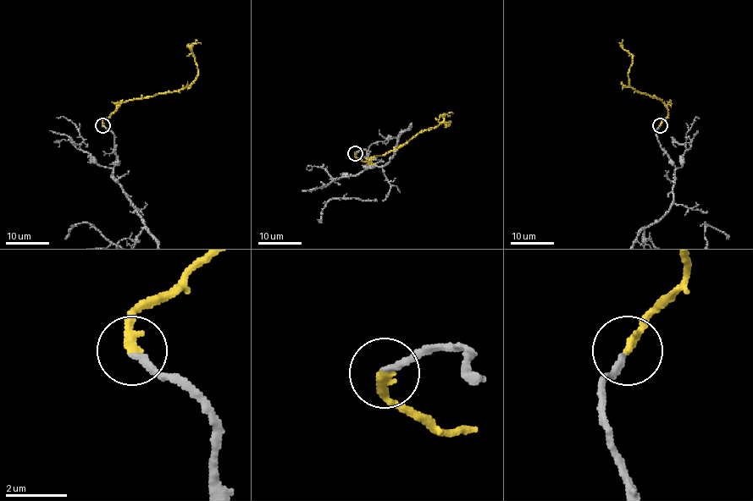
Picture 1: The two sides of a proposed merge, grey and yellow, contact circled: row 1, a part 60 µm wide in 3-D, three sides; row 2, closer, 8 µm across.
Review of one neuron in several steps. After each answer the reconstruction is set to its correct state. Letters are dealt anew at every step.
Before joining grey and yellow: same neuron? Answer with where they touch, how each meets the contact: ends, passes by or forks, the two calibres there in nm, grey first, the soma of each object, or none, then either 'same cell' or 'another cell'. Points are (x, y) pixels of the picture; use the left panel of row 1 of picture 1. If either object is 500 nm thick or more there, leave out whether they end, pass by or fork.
at (102, 125); grey ends there; yellow ends there; 220 nm thick on the grey side, 320 nm on the other; no cell body on grey; no cell body on yellow; same cell

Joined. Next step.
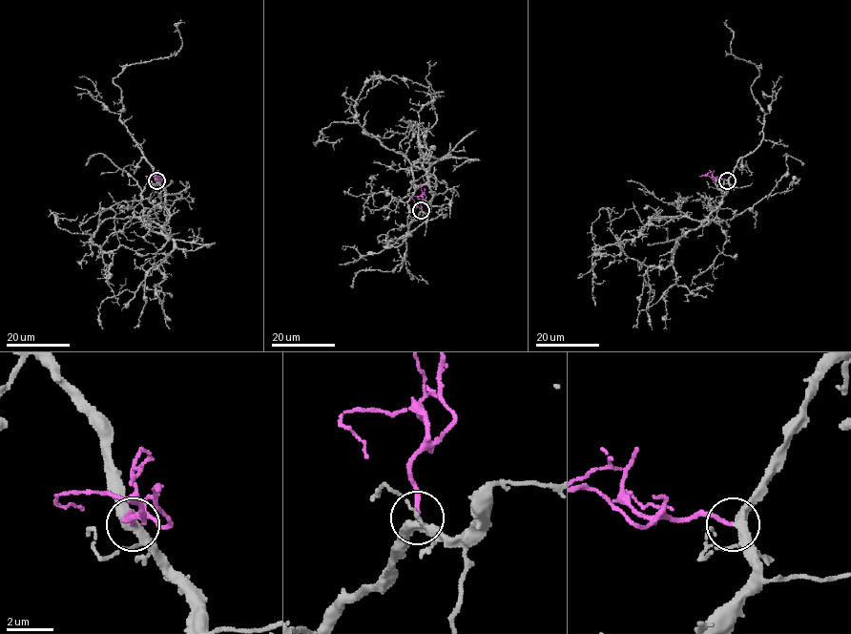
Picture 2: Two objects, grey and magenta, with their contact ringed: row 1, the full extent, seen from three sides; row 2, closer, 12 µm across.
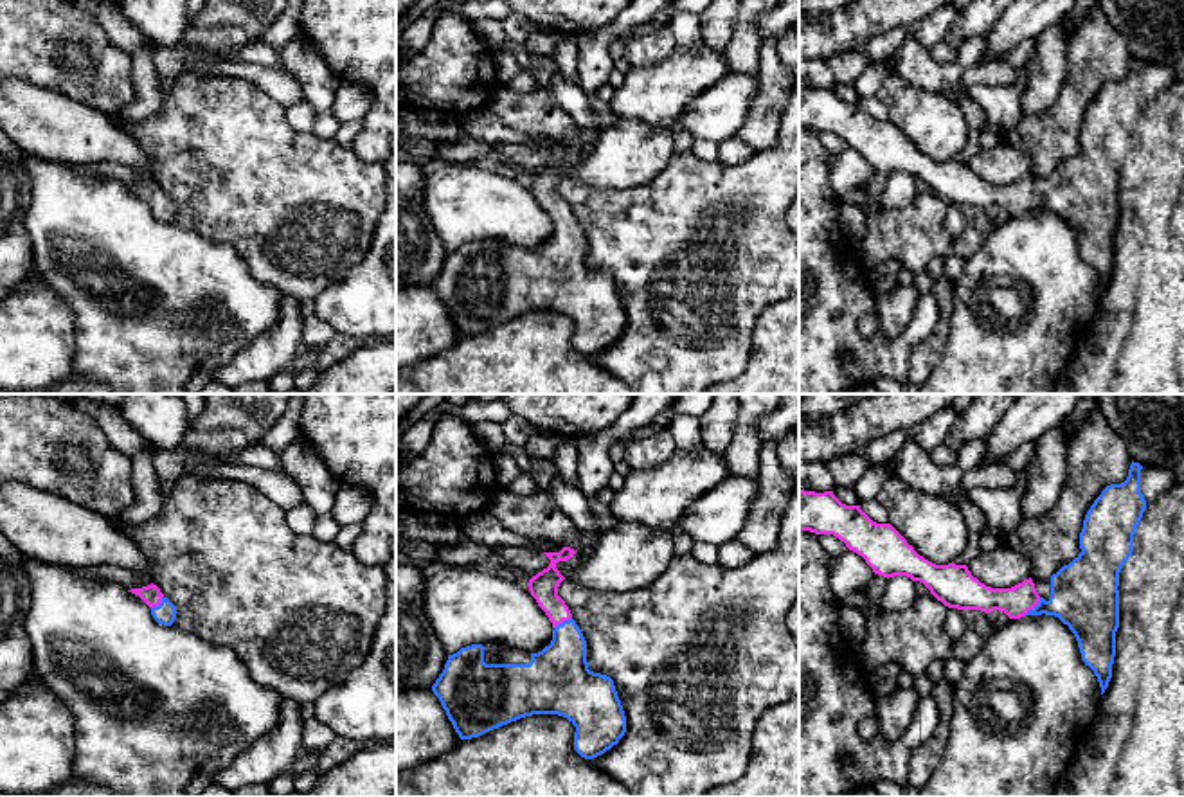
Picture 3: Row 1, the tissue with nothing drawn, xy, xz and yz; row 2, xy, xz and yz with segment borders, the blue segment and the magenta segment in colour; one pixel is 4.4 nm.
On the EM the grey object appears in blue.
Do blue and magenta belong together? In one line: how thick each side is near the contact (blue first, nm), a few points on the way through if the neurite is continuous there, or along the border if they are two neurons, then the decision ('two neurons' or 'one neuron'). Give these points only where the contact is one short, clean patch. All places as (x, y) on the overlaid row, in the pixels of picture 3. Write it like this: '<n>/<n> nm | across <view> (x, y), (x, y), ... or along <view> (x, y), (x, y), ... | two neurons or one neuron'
300/140 nm | across yz (1084, 594), (1055, 607), (1035, 607), (1026, 601), (1015, 601) | one neuron

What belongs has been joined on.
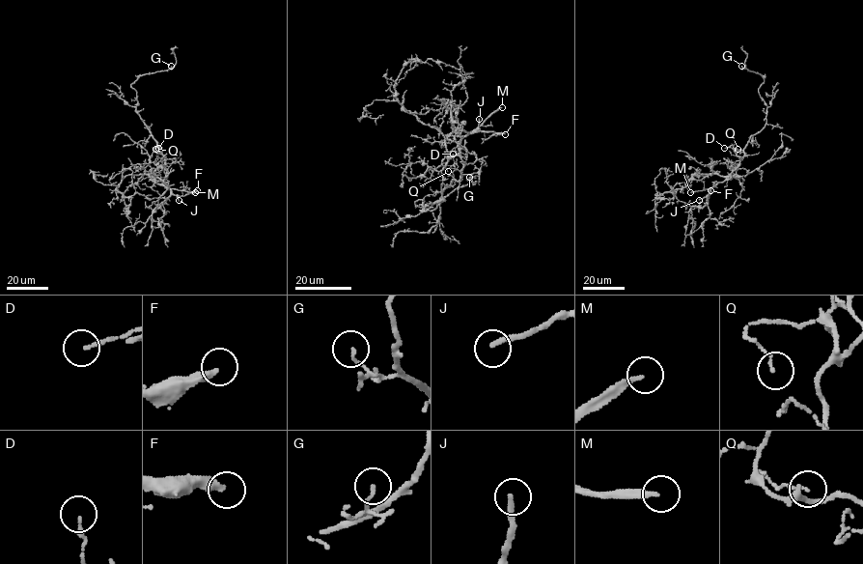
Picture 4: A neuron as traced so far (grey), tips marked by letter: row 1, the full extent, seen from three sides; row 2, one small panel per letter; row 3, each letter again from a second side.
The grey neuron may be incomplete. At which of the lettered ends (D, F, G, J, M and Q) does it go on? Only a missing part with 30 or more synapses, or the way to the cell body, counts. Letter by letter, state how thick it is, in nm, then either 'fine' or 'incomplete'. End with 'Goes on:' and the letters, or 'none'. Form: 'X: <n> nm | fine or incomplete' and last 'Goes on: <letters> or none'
D: 150 nm | fine
F: 320 nm | incomplete
G: 100 nm | fine
J: 240 nm | incomplete
M: 200 nm | incomplete
Q: 110 nm | fine
Goes on: F, J, M

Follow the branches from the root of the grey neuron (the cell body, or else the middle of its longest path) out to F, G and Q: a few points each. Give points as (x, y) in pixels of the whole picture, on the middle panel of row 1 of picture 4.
F: (462, 167), (464, 162), (459, 142), (468, 133), (493, 131), (505, 134)
G: (462, 167), (440, 203), (421, 211), (418, 200), (419, 207), (439, 201), (469, 177)
Q: (462, 167), (458, 181), (454, 177), (453, 165), (444, 166), (448, 171)

